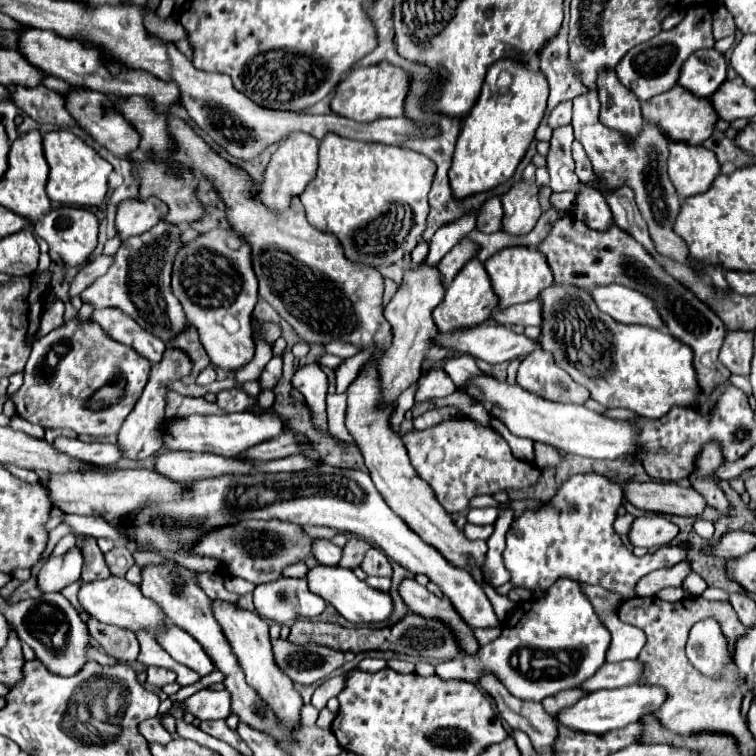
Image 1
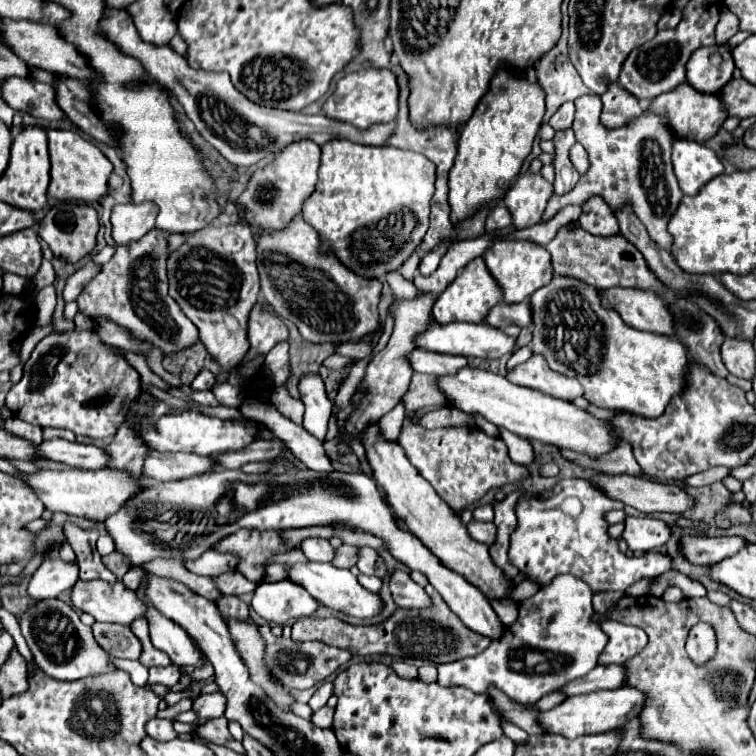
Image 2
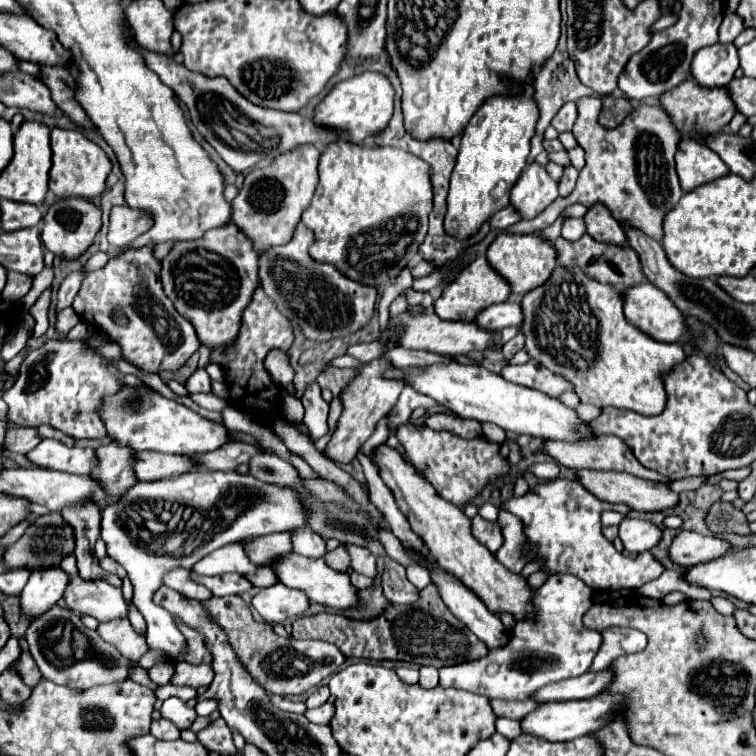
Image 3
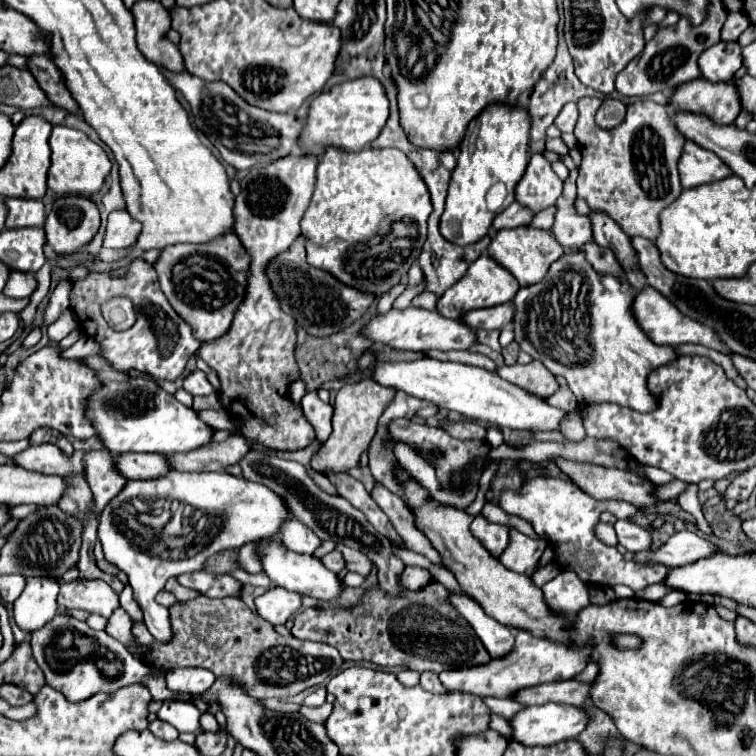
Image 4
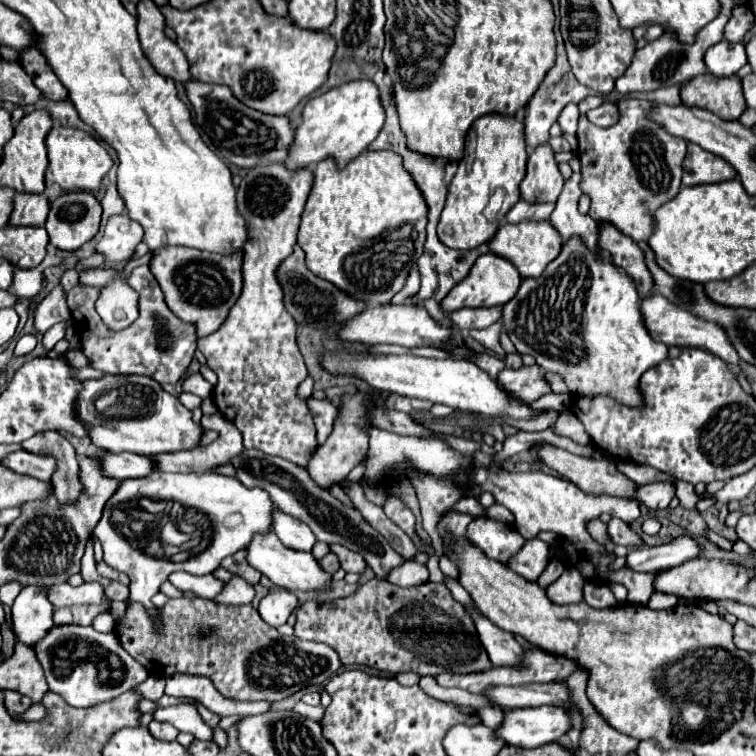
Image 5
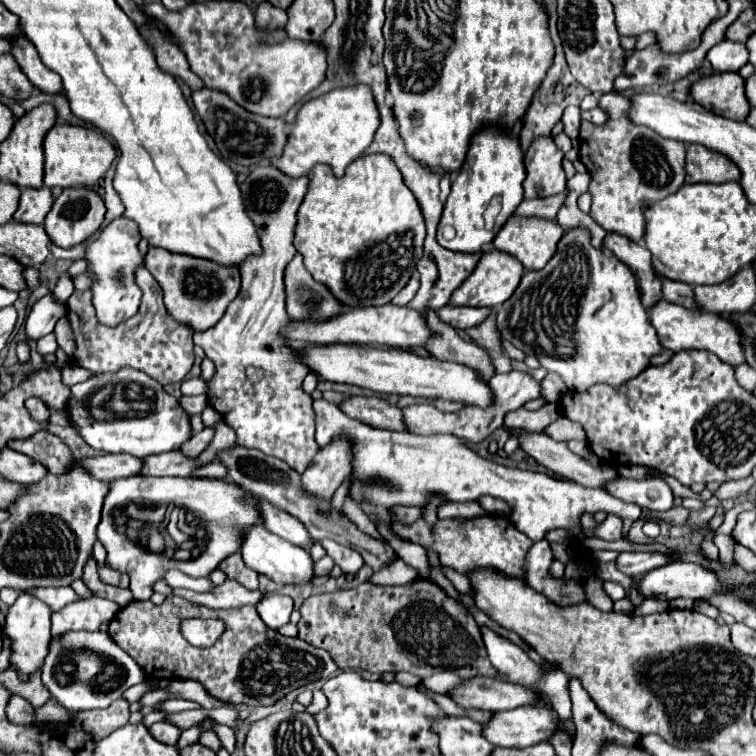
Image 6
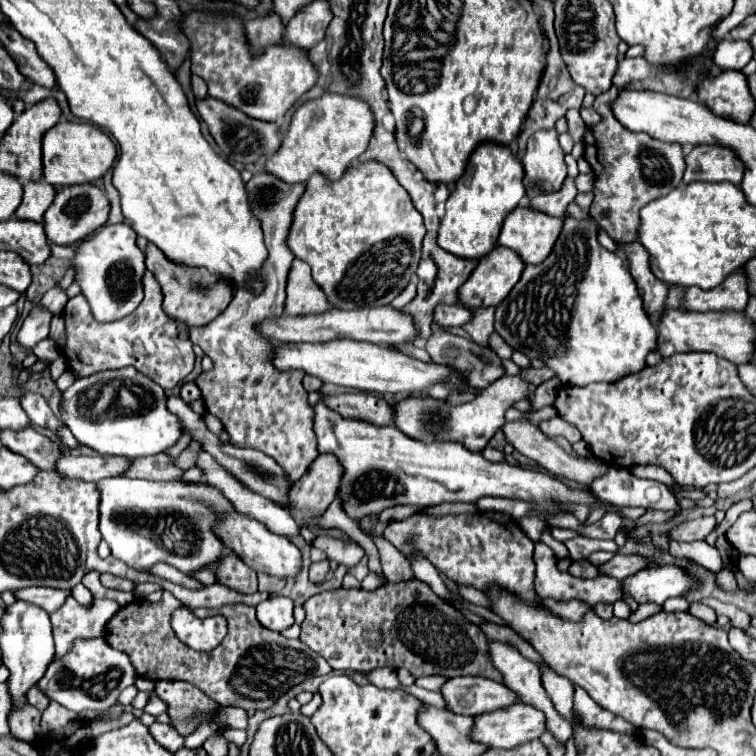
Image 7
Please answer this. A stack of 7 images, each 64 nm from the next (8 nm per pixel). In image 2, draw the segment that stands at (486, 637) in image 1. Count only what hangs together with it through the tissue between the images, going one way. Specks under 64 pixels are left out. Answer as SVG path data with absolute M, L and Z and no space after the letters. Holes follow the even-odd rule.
M428 584L426 592L432 600L432 606L426 610L398 608L386 622L372 624L372 626L352 626L334 616L322 618L322 626L320 626L320 620L310 616L310 618L302 618L292 626L292 638L300 642L322 640L326 644L332 644L336 648L348 650L350 654L358 654L358 656L372 656L372 654L390 654L396 658L408 656L416 660L430 660L436 666L456 662L460 658L476 656L488 648L490 640L460 624L460 618L450 612L450 608L444 604L442 596L434 590L434 586Z

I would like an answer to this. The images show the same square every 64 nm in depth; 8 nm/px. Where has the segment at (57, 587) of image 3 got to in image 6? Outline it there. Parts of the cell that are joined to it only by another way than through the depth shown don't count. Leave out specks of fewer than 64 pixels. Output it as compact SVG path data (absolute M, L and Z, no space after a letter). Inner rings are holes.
M22 592L18 596L18 600L10 606L8 614L6 614L6 624L2 628L4 636L10 638L10 664L16 668L18 676L22 682L28 680L30 674L42 670L42 664L44 664L44 658L48 656L48 650L50 650L50 642L52 642L52 636L50 636L50 614L48 612L48 606L46 604L40 604L40 600L28 596L26 592Z

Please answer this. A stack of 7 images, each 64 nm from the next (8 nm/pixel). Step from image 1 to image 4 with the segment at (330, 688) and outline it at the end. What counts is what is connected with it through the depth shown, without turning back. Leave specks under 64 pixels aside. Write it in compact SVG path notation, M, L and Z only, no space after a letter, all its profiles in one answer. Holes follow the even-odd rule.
M318 688L314 692L310 692L306 698L304 698L304 704L306 706L322 706L326 702L326 690L324 688Z

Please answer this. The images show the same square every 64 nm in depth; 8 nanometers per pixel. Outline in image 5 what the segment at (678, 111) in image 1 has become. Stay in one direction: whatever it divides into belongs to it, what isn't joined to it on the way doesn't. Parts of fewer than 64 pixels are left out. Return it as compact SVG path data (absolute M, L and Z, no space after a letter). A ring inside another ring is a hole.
M696 76L682 86L680 96L684 104L708 108L724 120L738 120L746 110L738 76Z

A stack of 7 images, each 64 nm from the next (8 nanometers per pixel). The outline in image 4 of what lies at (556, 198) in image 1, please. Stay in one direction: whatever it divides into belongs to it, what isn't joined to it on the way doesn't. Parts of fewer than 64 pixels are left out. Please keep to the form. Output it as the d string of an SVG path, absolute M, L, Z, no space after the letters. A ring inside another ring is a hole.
M597 97L581 98L578 102L580 115L574 129L582 152L582 164L578 168L578 198L584 198L592 212L606 212L628 236L654 240L660 234L658 214L682 192L678 160L686 138L672 128L668 108L652 100L630 102L622 124L612 130L602 130L592 120L601 104L602 100ZM546 208L546 210L538 212L538 214L534 216L534 220L532 220L532 226L550 230L550 228L552 228L552 212L554 212L554 208Z

